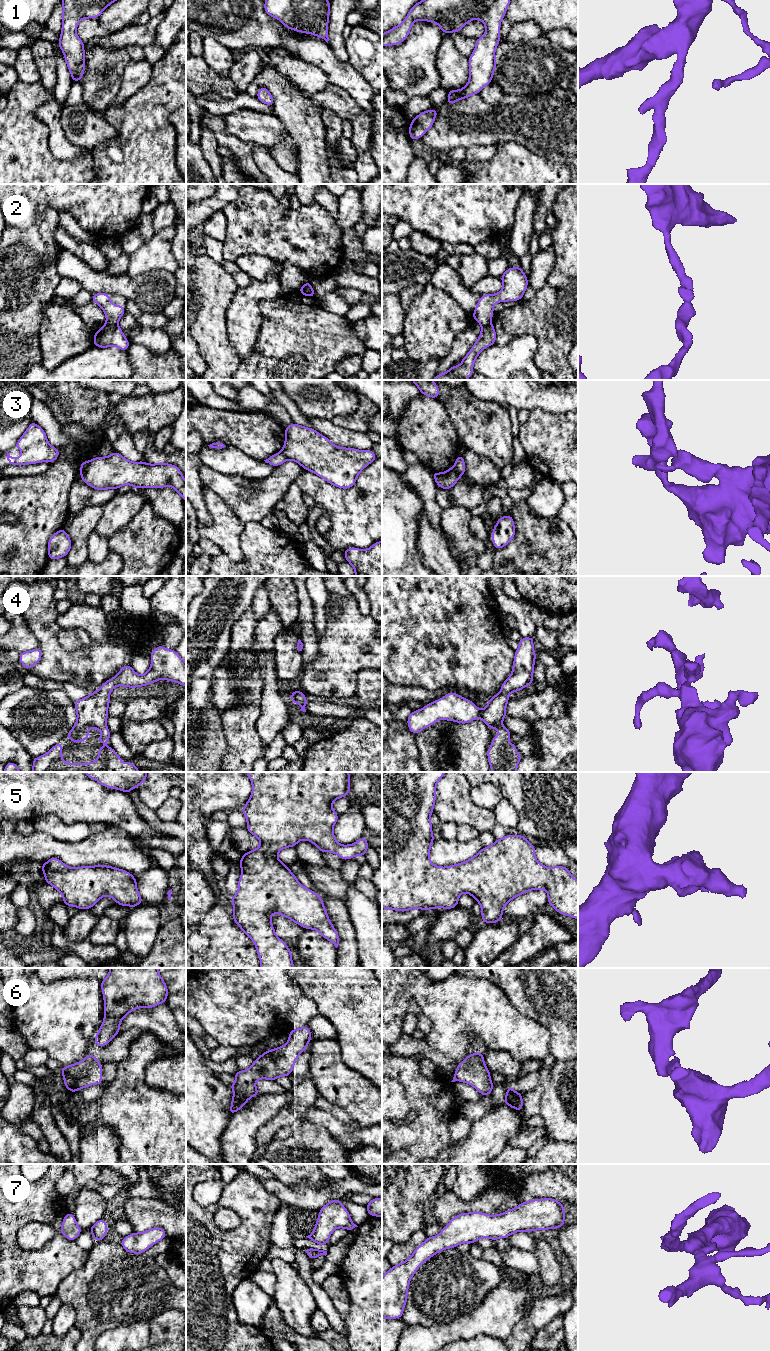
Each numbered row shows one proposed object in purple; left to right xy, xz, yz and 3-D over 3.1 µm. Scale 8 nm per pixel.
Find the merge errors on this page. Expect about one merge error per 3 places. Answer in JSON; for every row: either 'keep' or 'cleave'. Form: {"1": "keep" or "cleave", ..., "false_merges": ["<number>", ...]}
{"1": "keep", "2": "cleave", "3": "cleave", "4": "keep", "5": "keep", "6": "keep", "7": "keep", "false_merges": ["2", "3"]}

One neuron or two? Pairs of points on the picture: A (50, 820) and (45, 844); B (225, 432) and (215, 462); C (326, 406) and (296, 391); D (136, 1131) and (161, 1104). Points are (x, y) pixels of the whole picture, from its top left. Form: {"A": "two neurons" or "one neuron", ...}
{"A": "two neurons", "B": "two neurons", "C": "one neuron", "D": "one neuron"}

